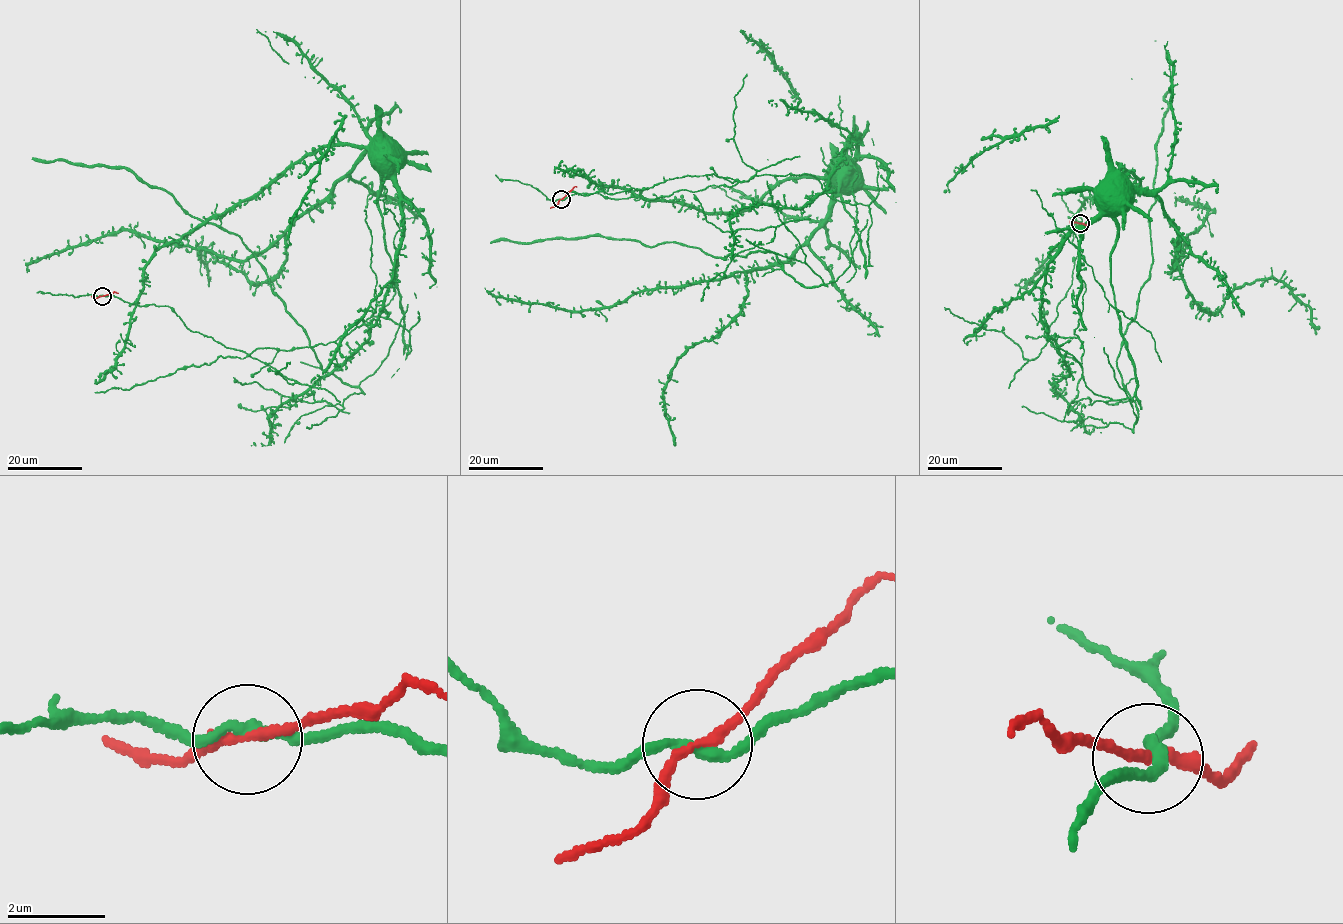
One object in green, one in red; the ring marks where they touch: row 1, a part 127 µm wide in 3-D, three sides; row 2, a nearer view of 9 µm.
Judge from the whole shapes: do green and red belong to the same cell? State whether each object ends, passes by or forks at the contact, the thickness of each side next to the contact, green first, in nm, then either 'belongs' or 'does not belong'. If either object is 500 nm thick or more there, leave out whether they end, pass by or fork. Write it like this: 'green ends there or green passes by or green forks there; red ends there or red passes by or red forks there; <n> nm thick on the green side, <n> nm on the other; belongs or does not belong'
green passes by; red passes by; 200 nm thick on the green side, 190 nm on the other; does not belong

